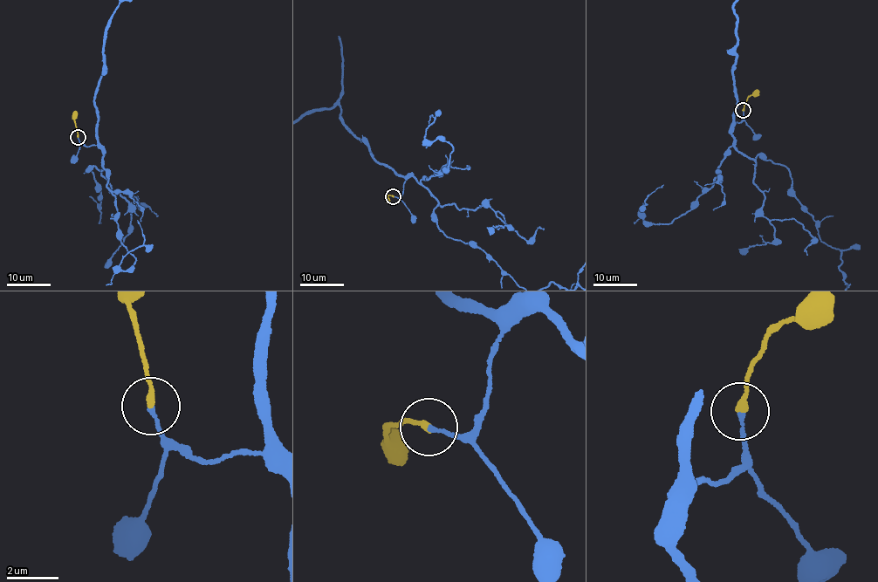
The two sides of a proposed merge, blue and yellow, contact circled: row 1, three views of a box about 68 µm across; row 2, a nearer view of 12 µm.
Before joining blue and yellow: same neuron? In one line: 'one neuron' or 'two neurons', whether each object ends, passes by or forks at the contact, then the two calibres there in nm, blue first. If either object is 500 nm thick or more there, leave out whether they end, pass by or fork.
one neuron; blue ends there; yellow ends there; 160 nm thick on the blue side, 240 nm on the other

